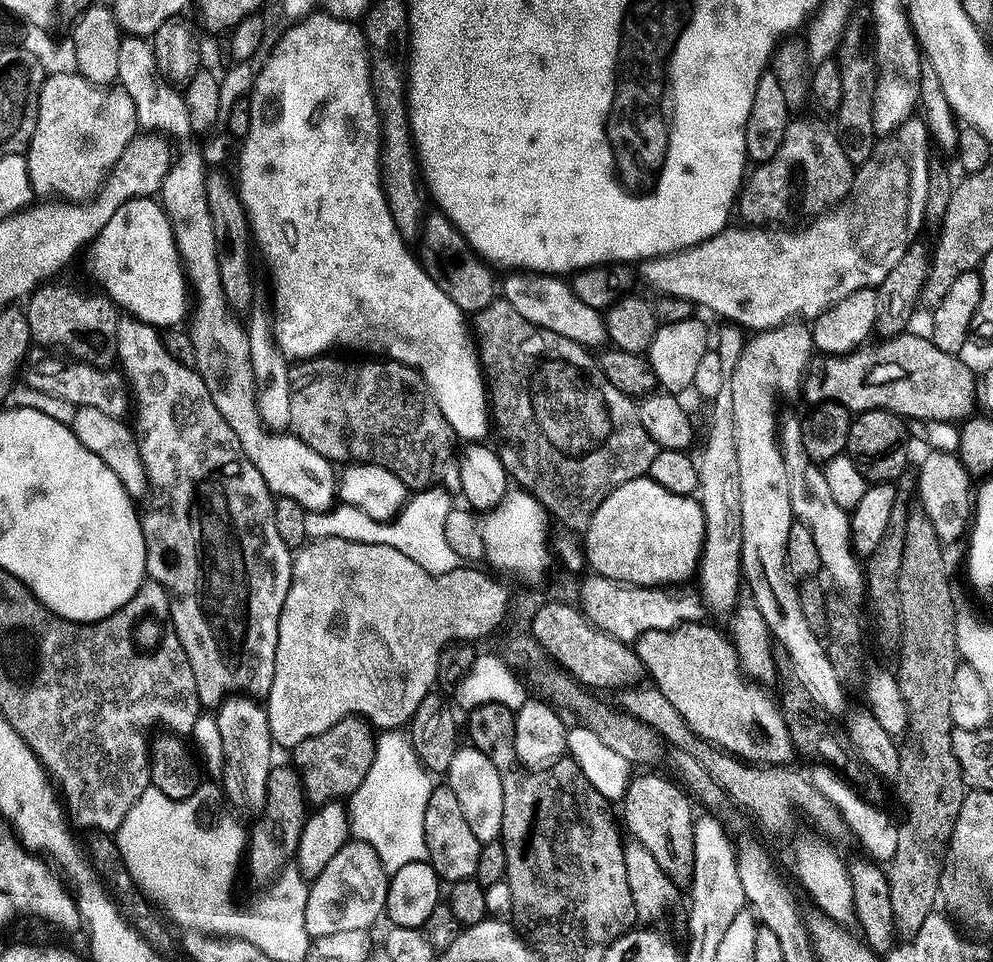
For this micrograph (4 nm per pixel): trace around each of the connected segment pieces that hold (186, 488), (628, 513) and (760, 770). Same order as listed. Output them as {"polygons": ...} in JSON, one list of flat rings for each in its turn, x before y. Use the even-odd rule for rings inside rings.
{"polygons":[[[131,318,121,319,119,323,120,324,118,326,118,334,116,335,115,359,118,361,118,364,120,360,121,366,119,365,119,367,122,369,122,375,125,381,127,381,127,383,130,385,130,392,131,395,134,397,134,416,136,412,134,435,136,437,136,445,140,448,142,462,146,466,146,474,148,475,148,486,150,489,146,497,146,505,148,504,148,509,146,509,145,512,143,509,142,512,142,523,144,525,144,541,146,542,146,562,148,570,147,577,153,582,160,583,162,587,169,591,169,595,171,598,171,618,174,622,175,633,178,634,178,638,182,642,182,650,186,650,186,658,190,662,190,670,192,671,190,680,191,683,194,685,195,695,198,697,201,705,203,705,203,707,208,710,219,709,220,705,224,702,226,698,226,694,243,694,257,702,267,701,270,690,274,686,274,666,276,665,276,659,278,658,278,626,280,625,282,610,285,608,286,599,289,598,290,586,293,585,293,566,295,564,293,549,288,549,288,544,286,541,284,541,283,534,280,533,280,524,278,521,276,521,276,503,278,503,277,497,273,495,273,492,270,490,270,486,266,484,265,478,262,478,262,474,260,474,255,468,254,463,247,460,247,456,242,450,242,442,238,440,237,434,235,434,234,430,230,428,230,423,226,422,222,414,218,412,218,408,214,404,214,398,211,396,209,390,207,390,206,382,204,382,203,379,200,377,196,368,192,366,189,366,189,368,187,368,187,366,184,365,182,361,175,360,175,358,172,357,171,350,168,349,166,345,164,345,164,340,162,337,160,337,163,335,161,335,161,333,157,331,157,329,150,327,149,324,143,324,142,321,133,320],[178,422,186,422,186,430,182,430,182,426,180,426],[190,430,194,430,194,432,202,432,202,430,204,430,204,436,184,436,184,434,188,434],[224,518,226,518,226,522,234,522,234,524,236,524,236,528,238,528,238,534,240,534,240,536,242,536,242,534,246,534,246,536,248,536,248,538,244,538,244,540,242,540,242,542,244,542,244,546,246,546,244,550,246,550,246,554,248,554,248,556,254,556,254,554,250,552,250,546,254,546,254,550,258,548,258,546,256,546,256,538,250,538,250,536,256,536,256,534,260,534,260,526,262,526,262,558,264,558,264,560,250,560,250,558,248,558,248,560,232,560,232,554,226,554,226,548,230,548,230,550,232,550,232,536,224,536,224,524,226,524,226,522,224,522]],[[650,478,626,482,625,485,618,486,618,490,614,490,614,494,610,494,610,498,606,498,606,502,602,502,602,506,598,506,598,514,594,514,594,518,588,523,588,531,582,540,582,547,587,553,587,563,597,575,610,578,611,581,634,585,636,588,670,588,676,586,672,584,682,584,693,579,697,575,697,571,692,569,692,560,684,560,684,556,680,556,680,552,684,552,684,548,704,548,704,545,688,544,688,540,680,540,680,536,700,536,700,520,703,517,704,512,695,499,686,496,672,496,670,490,658,486,658,482,654,482],[664,508,688,508,688,512,664,512],[656,556,680,556,680,560,656,560]],[[634,686,625,689,624,693,620,696,619,707,630,716,635,717,636,720,641,720,648,728,655,732,660,738,671,745,674,744,674,748,677,751,688,752,696,760,702,762,704,766,710,771,712,777,722,785,723,790,727,793,729,799,735,804,735,802,754,814,761,826,772,834,780,834,787,830,790,824,790,805,794,806,798,810,802,810,810,818,811,822,817,826,817,833,828,840,829,843,839,844,838,842,851,841,853,834,847,826,841,812,838,808,829,802,820,792,816,791,811,784,811,781,804,775,804,777,794,771,794,768,785,765,749,765,742,760,737,759,734,756,729,755,723,749,719,749,717,746,708,744,701,739,689,728,689,723,682,718,682,714,671,705,670,700,666,698,660,690,654,686,647,686,648,688,642,688,643,686]]]}

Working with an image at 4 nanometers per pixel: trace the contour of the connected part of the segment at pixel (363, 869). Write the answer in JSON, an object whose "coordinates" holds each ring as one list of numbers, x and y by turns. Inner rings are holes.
{"coordinates":[[349,841,310,886,306,922,312,940,334,934,369,931,387,913,389,875,377,852,366,843]]}

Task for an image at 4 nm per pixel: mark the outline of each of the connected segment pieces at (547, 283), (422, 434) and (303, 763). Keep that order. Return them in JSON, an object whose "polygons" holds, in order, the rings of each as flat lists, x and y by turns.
{"polygons":[[[520,270,515,274,508,274,502,280,502,296,508,301,526,322,538,326,542,330,550,330,554,334,564,336,567,340,575,340,577,345,584,346,588,340,588,328,601,327,601,313,595,312,586,302,578,302,572,292,571,283,562,281,552,274,529,274]],[[325,354,317,356,314,360,306,360,297,363,294,368,294,387,292,389,292,401,290,402,290,432,296,436,311,450,317,451,322,458,331,461,336,466,348,466,351,464,373,464,379,468,385,468,395,474,413,493,422,493,441,483,444,472,453,463,452,451,458,445,457,437,453,433,452,426,443,417,436,398,428,387,426,380,415,368,400,364,391,358,368,358,372,360,343,360,340,354]],[[352,717,316,738,306,739,294,748,292,762,300,774,309,805,319,808,354,796,373,766,376,742,377,737,372,726,361,717]]]}

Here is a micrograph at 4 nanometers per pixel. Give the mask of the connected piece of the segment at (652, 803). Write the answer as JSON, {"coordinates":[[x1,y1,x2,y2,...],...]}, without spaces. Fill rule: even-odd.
{"coordinates":[[637,775,622,801,622,824,626,832,628,827,628,836,654,856,673,884,688,886,692,883,692,871,696,868,694,834,698,816,697,813,692,813,693,801,689,793,675,779,672,780,667,780,664,776]]}

